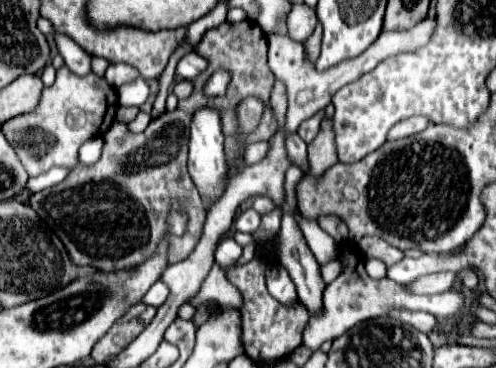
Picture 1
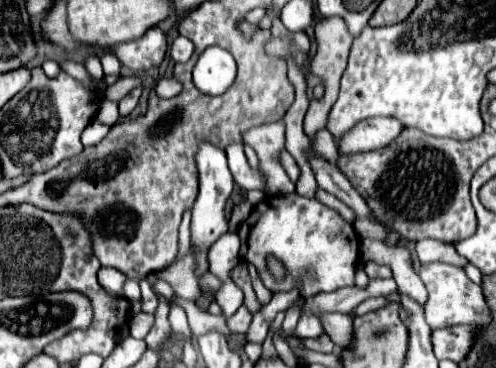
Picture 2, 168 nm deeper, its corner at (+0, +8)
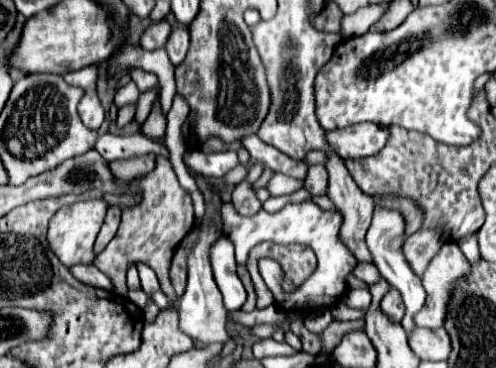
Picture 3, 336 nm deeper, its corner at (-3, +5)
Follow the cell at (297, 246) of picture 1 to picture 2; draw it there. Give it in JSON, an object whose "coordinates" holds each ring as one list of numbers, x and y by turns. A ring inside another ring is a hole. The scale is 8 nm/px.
{"coordinates":[[326,312,326,314,320,314,320,322,324,326,324,332,330,336,330,340,338,348,350,346,350,336,352,336,352,316,350,314]]}

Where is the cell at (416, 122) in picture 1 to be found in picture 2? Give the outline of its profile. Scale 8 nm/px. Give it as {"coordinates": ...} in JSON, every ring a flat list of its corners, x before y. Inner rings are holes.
{"coordinates":[[370,118,352,128,340,144,340,152,368,152,388,146,400,132,404,124,394,118]]}

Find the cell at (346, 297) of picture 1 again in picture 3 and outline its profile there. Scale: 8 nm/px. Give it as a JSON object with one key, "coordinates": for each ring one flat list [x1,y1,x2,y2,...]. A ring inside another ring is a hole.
{"coordinates":[[227,201,227,203,221,205,221,221,223,221,223,233,227,233,227,237,235,245,235,259,237,259,239,265,247,263,249,251,261,241,273,241,273,243,283,243,283,245,285,243,311,245,311,249,317,255,317,269,313,271,313,275,307,281,303,281,291,293,285,293,283,287,281,287,283,275,285,275,281,265,277,261,271,261,271,259,261,259,259,261,259,271,261,271,267,287,271,289,271,293,275,297,275,305,279,305,283,311,287,311,287,313,293,311,295,313,295,311,301,311,307,305,327,309,345,295,347,275,357,265,357,259,353,257,353,253,339,239,341,217,335,211,323,211,313,201,305,201,305,203,287,203,277,213,267,213,267,211,261,209,251,217,243,217,235,211,233,203]]}

